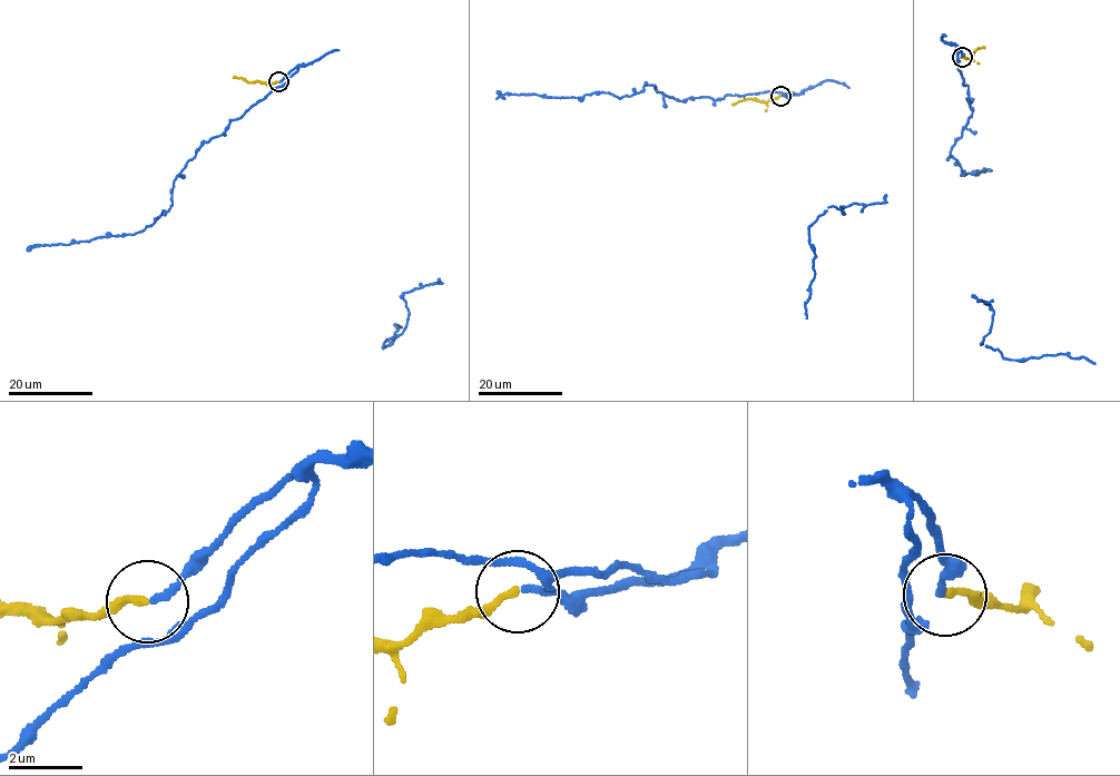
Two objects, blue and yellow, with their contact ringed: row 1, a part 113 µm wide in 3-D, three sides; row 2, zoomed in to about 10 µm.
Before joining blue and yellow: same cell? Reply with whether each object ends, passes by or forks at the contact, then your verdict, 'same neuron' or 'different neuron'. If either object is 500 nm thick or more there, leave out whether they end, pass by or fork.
blue passes by; yellow ends; same neuron

